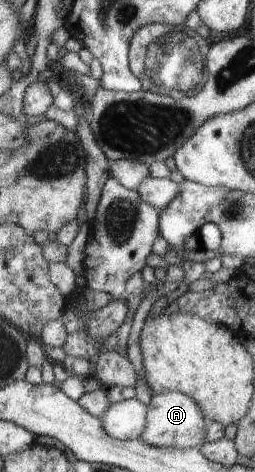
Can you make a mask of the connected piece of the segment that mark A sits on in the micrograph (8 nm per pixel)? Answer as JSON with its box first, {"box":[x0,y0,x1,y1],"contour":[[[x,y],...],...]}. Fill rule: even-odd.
{"box":[140,391,208,449],"contour":[[[165,391],[154,394],[146,403],[148,407],[146,426],[140,437],[142,443],[157,448],[186,449],[200,447],[203,443],[205,427],[208,423],[198,403],[182,392]]]}

